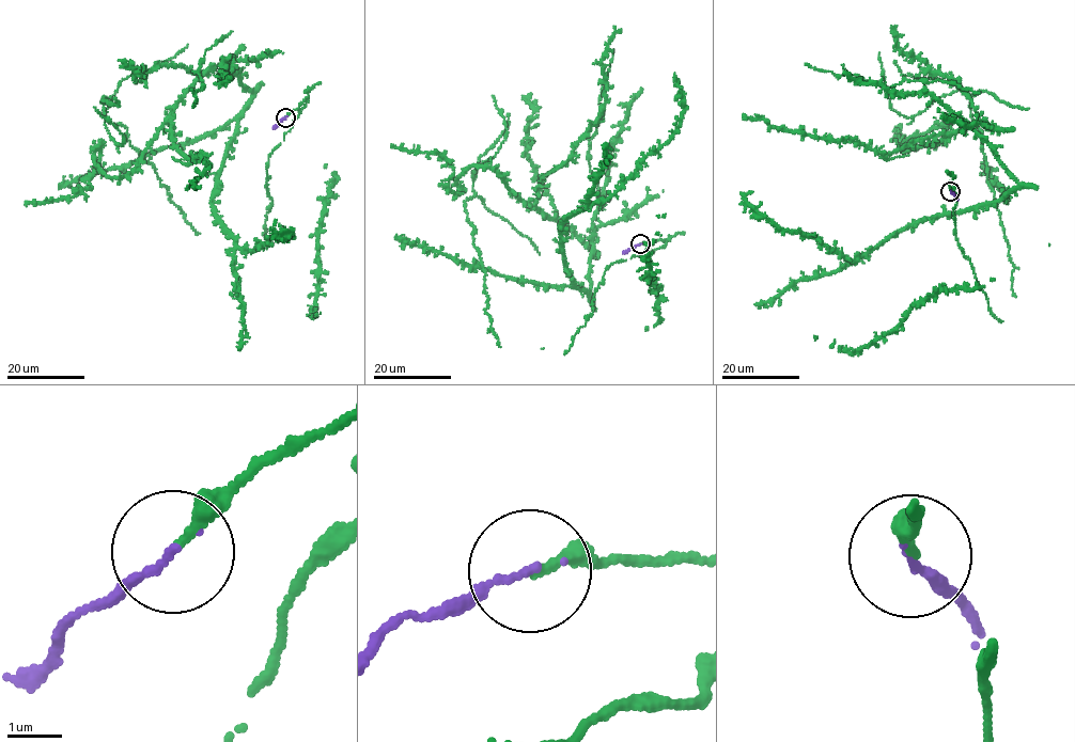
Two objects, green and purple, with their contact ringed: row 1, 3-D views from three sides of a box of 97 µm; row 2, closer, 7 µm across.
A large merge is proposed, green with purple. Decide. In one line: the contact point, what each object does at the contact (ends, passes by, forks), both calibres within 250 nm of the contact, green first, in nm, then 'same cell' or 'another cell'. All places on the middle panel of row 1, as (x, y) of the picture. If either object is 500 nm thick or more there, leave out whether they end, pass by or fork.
at (640, 243); green ends there; purple ends there; 140 nm thick on the green side, 140 nm on the other; same cell

